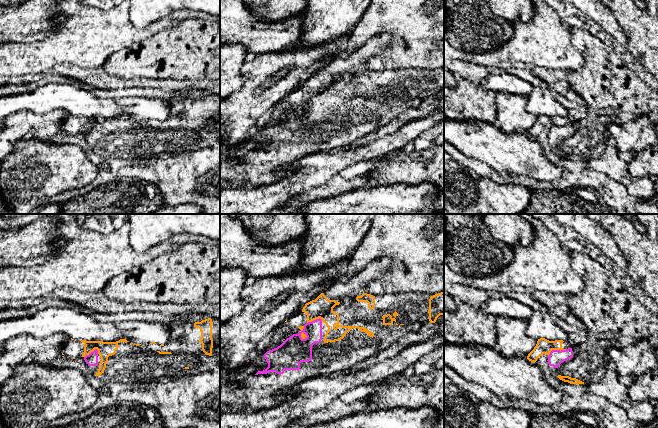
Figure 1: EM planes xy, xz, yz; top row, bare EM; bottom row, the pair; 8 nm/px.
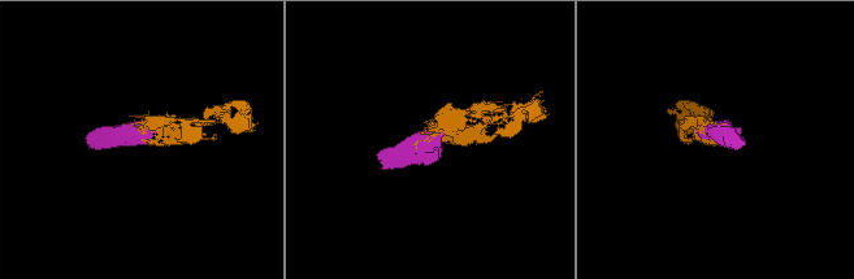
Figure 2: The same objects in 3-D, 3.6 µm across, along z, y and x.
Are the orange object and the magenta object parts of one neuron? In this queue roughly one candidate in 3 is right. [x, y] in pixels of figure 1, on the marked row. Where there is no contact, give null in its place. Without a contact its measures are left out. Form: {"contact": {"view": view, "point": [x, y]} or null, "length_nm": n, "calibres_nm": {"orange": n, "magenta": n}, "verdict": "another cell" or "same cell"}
{"contact": {"view": "yz", "point": [556, 349]}, "length_nm": 160, "calibres_nm": {"orange": 120, "magenta": 120}, "verdict": "same cell"}

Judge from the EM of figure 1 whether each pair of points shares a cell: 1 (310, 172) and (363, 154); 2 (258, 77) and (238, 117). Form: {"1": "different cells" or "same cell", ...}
{"1": "same cell", "2": "same cell"}

